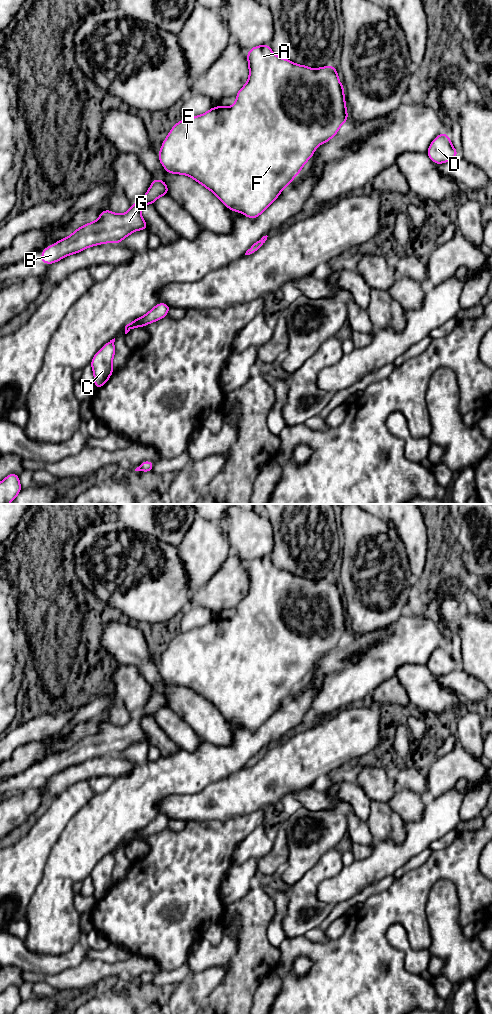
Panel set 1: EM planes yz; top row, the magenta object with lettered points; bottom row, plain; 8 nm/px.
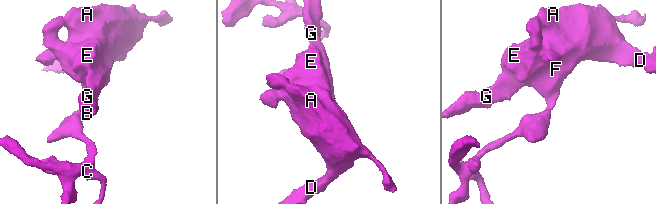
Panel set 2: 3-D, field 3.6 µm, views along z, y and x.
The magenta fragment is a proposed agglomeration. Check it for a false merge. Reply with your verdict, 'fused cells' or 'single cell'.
single cell

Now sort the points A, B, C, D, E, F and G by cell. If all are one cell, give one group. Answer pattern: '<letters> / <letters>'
A B C D E F G

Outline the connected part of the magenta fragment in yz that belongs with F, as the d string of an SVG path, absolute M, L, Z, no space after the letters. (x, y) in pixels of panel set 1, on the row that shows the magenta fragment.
M268 44L253 47L247 52L247 59L249 79L236 94L236 102L231 107L221 107L219 105L211 108L202 115L194 116L188 120L181 119L172 127L166 139L163 141L158 157L160 163L168 173L182 174L191 177L213 192L225 207L232 211L240 212L251 219L256 219L276 200L281 191L292 183L294 177L301 172L305 163L313 156L316 148L320 144L328 142L337 134L341 125L348 121L348 114L344 97L344 87L340 83L338 72L333 65L317 69L309 68L305 65L298 65L288 59L276 56Z

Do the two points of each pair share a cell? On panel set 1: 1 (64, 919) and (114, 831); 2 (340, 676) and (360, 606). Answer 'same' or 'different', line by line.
1: same
2: different

